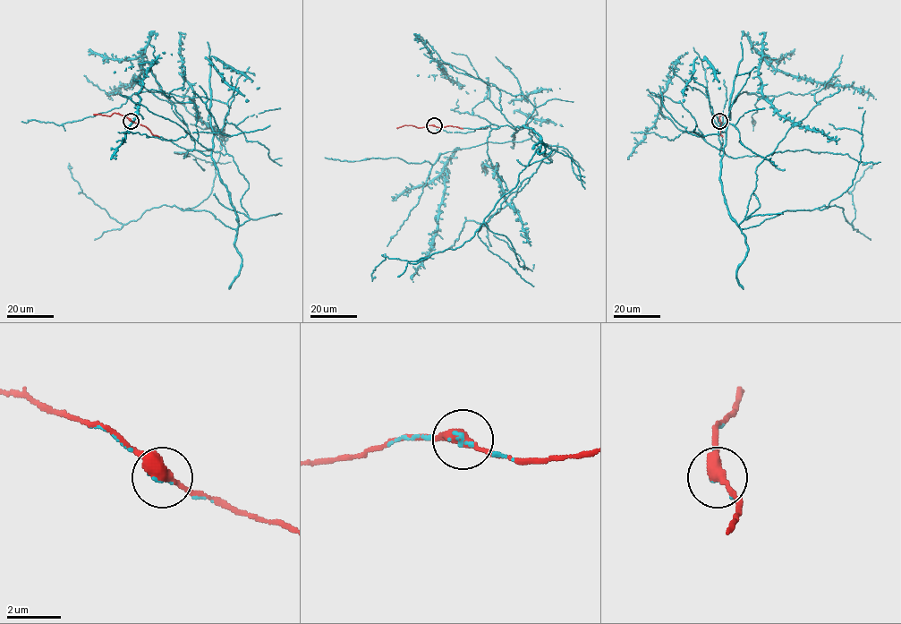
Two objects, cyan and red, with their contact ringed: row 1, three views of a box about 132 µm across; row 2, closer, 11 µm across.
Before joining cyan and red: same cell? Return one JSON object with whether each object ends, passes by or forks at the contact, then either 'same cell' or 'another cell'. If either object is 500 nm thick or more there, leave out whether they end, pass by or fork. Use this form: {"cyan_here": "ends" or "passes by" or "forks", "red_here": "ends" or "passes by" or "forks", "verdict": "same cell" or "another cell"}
{"cyan_here": "ends", "red_here": "passes by", "verdict": "same cell"}

